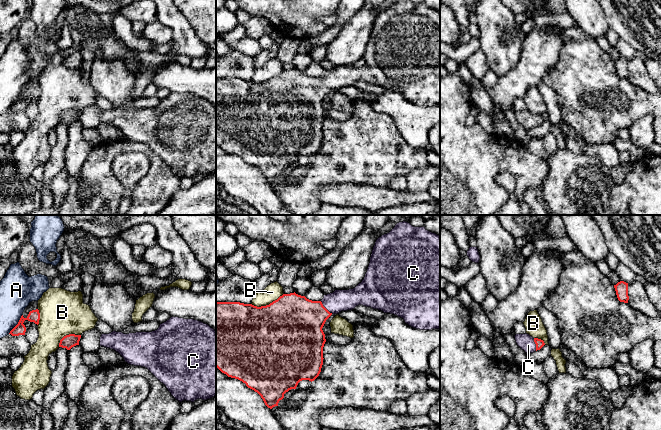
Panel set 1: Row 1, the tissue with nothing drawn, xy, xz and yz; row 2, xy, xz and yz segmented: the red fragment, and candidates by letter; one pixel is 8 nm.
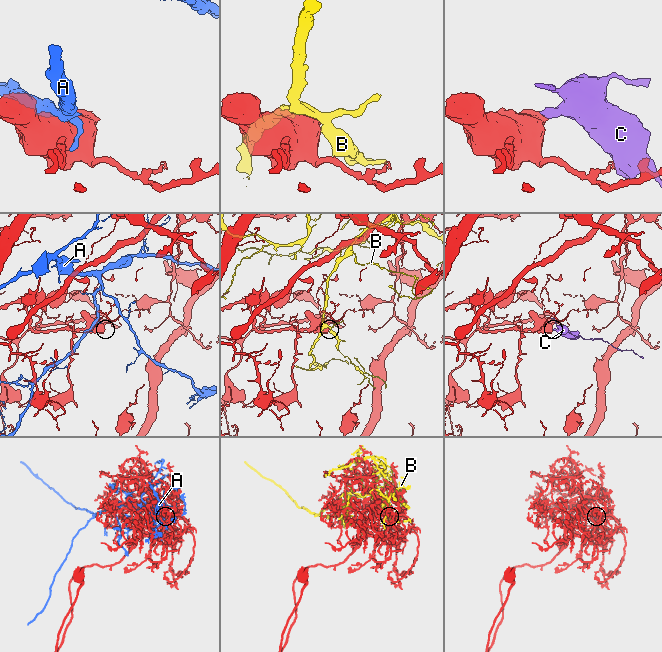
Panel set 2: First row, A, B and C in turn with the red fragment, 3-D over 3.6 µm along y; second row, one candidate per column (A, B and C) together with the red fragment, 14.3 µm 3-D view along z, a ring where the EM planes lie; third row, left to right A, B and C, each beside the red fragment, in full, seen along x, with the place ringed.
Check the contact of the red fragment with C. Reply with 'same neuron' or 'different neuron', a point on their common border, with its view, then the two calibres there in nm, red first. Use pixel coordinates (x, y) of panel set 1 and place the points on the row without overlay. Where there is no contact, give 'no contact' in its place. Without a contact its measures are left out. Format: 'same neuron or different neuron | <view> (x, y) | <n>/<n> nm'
same neuron | xz (325, 84) | 400/180 nm

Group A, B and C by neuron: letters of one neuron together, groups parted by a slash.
A / B / C

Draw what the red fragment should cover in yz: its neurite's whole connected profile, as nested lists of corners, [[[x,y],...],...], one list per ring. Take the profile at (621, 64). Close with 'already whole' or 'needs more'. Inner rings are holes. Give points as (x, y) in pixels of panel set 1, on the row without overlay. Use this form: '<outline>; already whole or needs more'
[[[624,57],[618,58],[614,61],[617,74],[620,78],[628,79],[629,72],[628,72],[628,59]]]; already whole

